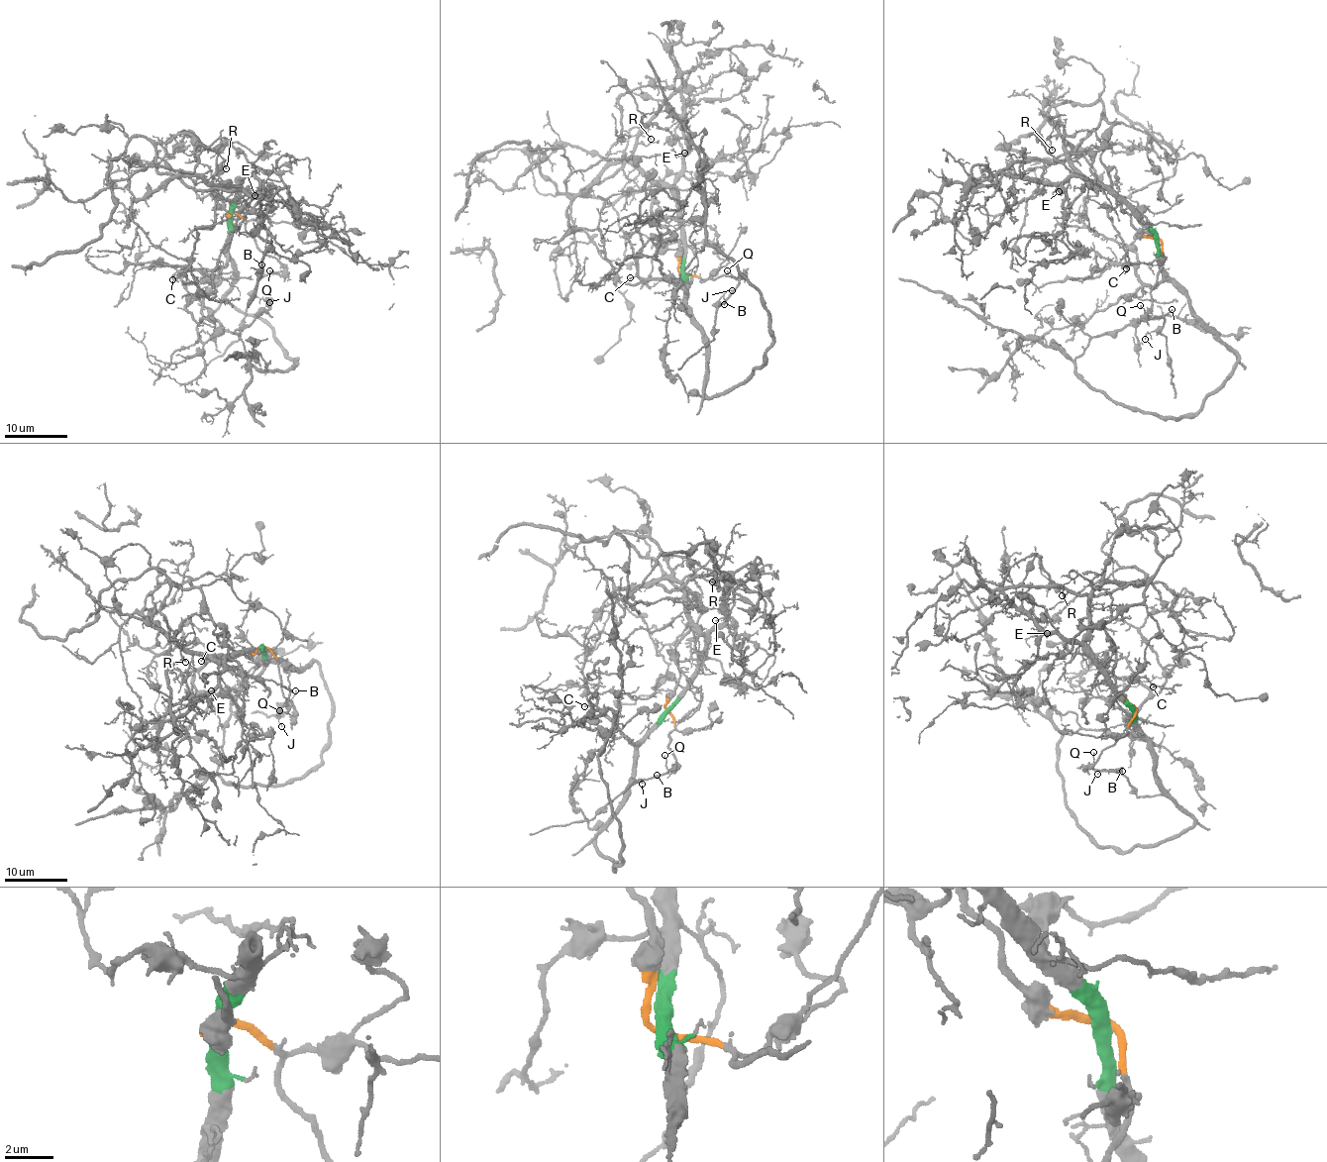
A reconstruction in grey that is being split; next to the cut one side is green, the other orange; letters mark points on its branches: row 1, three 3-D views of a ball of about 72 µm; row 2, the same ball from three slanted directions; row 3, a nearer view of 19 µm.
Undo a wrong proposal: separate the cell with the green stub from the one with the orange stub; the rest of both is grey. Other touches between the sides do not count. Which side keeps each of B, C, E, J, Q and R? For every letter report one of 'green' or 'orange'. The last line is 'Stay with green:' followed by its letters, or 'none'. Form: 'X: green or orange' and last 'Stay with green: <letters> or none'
B: orange
C: green
E: green
J: orange
Q: orange
R: green
Stay with green: C, E, R

